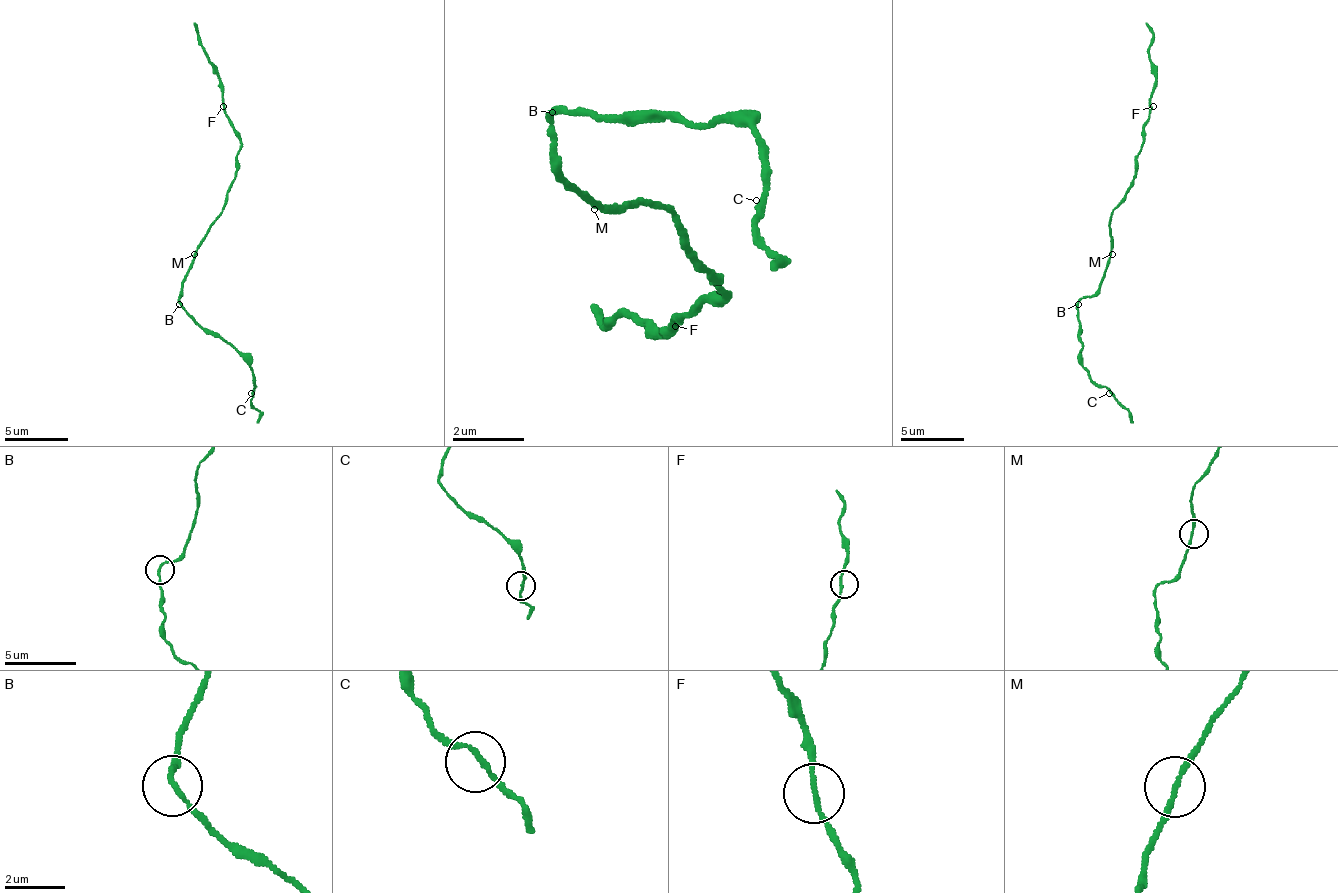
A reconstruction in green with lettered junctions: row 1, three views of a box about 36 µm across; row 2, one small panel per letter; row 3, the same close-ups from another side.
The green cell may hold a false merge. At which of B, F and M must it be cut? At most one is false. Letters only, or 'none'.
B

